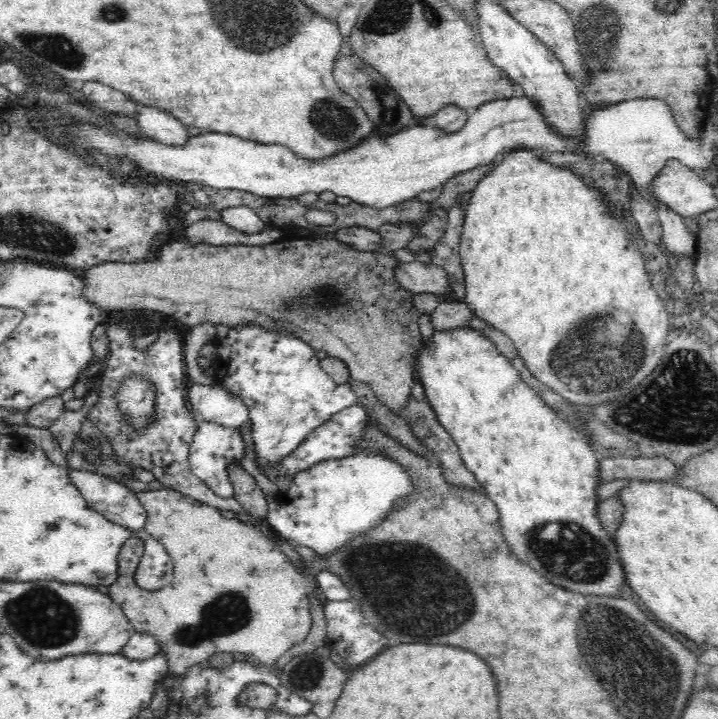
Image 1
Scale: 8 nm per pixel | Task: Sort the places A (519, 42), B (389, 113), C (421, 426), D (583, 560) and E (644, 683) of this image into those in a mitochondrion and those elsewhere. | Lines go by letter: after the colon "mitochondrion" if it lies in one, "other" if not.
A: other
B: mitochondrion
C: mitochondrion
D: mitochondrion
E: mitochondrion

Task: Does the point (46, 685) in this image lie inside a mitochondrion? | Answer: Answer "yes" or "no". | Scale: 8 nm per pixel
no

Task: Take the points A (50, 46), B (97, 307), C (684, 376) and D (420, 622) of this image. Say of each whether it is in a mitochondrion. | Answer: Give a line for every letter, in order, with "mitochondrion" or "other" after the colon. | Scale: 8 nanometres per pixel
A: mitochondrion
B: other
C: mitochondrion
D: mitochondrion

